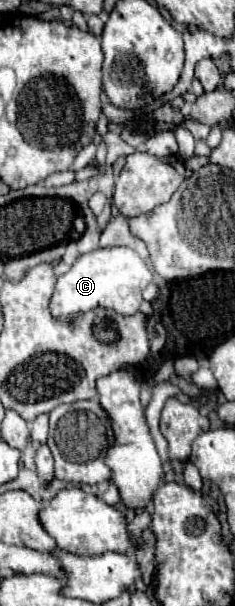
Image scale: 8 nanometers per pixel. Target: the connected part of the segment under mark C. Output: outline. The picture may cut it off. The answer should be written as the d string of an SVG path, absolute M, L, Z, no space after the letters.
M99 248L95 252L83 254L55 284L51 296L51 316L59 318L59 322L71 324L75 318L73 314L83 314L95 308L109 308L117 314L131 316L139 312L143 302L141 294L145 286L151 282L153 270L151 266L137 256L131 248Z

